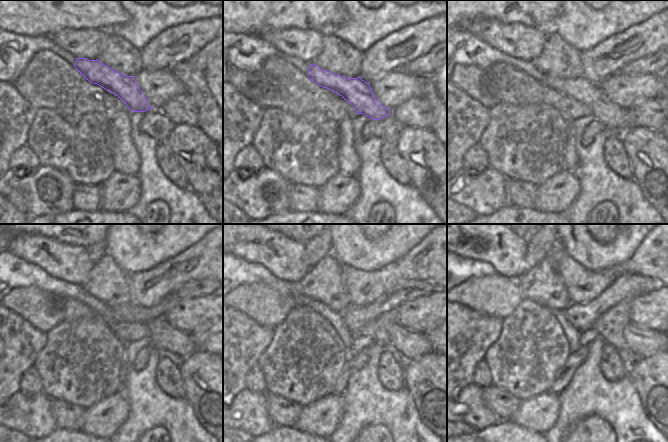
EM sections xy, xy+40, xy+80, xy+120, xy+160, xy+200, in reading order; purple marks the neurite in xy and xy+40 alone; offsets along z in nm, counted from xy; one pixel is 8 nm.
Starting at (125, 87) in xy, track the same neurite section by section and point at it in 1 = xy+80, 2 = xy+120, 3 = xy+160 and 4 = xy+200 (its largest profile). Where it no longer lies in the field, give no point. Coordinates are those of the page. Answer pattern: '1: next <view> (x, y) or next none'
1: next xy+80 (603, 110)
2: next xy+120 (163, 336)
3: next xy+160 (413, 345)
4: next xy+200 (644, 343)

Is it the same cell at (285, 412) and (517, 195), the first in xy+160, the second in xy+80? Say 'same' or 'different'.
same

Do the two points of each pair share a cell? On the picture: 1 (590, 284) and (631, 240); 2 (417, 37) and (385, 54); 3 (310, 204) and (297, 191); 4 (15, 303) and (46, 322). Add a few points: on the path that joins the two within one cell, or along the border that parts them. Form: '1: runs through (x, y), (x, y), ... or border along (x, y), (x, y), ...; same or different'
1: border along (626, 260), (598, 271), (587, 270), (581, 265); different
2: runs through (409, 42), (393, 52); same
3: runs through (307, 201), (300, 194); same
4: runs through (23, 303), (27, 303), (38, 314); same

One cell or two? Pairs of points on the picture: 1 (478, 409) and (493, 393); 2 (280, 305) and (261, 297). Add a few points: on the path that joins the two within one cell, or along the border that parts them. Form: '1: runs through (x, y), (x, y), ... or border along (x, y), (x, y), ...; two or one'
1: border along (481, 388), (483, 402), (500, 420); two
2: runs through (275, 305), (269, 305), (266, 302); one

